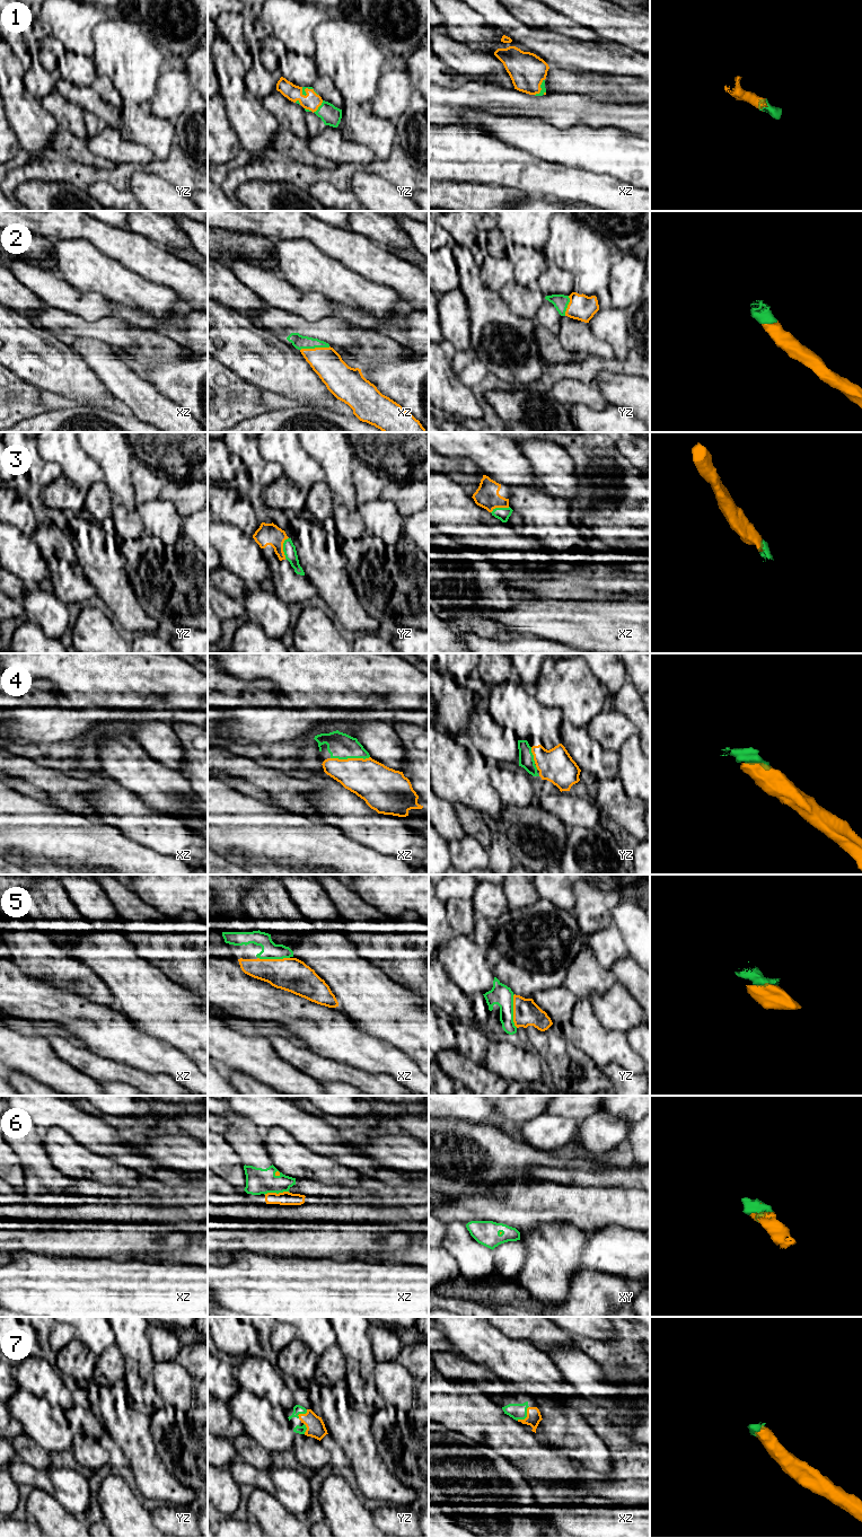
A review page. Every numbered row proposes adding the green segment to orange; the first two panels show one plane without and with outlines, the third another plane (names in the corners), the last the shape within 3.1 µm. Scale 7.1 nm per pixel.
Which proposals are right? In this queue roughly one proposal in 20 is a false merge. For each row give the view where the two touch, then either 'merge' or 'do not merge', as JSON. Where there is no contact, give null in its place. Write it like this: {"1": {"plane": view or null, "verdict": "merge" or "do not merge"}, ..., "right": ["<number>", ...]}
{"1": {"plane": "yz", "verdict": "merge"}, "2": {"plane": "xz", "verdict": "merge"}, "3": {"plane": "yz", "verdict": "merge"}, "4": {"plane": "xz", "verdict": "merge"}, "5": {"plane": "yz", "verdict": "merge"}, "6": {"plane": "xz", "verdict": "merge"}, "7": {"plane": "xz", "verdict": "merge"}, "right": ["1", "2", "3", "4", "5", "6", "7"]}

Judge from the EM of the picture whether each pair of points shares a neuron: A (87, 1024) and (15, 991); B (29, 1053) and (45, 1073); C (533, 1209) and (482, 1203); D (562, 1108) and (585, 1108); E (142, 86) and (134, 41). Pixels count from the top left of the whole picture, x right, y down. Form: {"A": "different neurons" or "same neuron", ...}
{"A": "same neuron", "B": "same neuron", "C": "same neuron", "D": "same neuron", "E": "same neuron"}

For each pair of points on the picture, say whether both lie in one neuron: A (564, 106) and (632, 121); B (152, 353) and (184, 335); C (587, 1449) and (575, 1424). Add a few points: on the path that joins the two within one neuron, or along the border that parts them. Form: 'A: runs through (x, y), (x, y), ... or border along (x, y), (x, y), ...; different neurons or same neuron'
A: runs through (581, 110), (596, 114), (615, 114); same neuron
B: border along (149, 331), (155, 331), (172, 339), (193, 353); different neurons
C: border along (583, 1431), (580, 1442), (573, 1447), (555, 1443); different neurons

